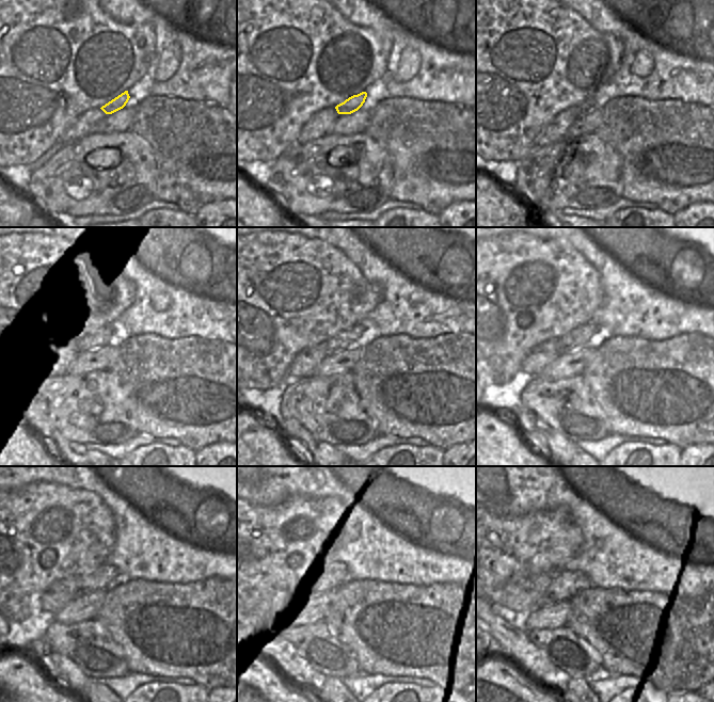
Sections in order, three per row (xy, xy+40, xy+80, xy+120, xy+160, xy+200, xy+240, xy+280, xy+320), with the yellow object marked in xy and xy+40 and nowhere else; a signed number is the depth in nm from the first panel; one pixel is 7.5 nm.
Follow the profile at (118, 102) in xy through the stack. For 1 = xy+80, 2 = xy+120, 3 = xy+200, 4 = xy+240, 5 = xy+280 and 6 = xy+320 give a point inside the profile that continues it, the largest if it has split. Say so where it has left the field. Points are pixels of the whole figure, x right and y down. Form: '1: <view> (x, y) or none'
1: xy+80 (590, 102)
2: xy+120 (101, 341)
3: xy+200 (577, 338)
4: xy+240 (101, 578)
5: xy+280 (338, 576)
6: xy+320 (565, 585)

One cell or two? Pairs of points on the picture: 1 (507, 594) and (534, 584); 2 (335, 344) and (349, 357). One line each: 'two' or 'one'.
1: one
2: two

